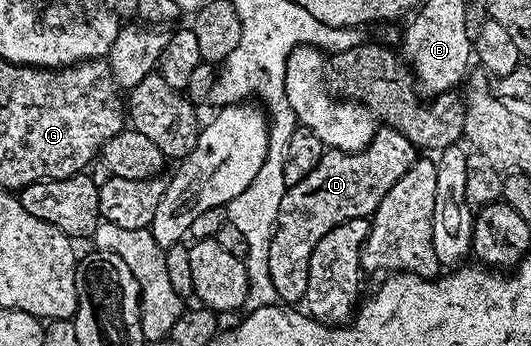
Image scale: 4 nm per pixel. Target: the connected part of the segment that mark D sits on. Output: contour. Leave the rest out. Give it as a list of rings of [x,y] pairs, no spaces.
[[[381,126],[374,133],[372,143],[366,145],[361,151],[337,151],[335,149],[325,150],[324,156],[298,181],[298,185],[287,188],[282,197],[282,205],[278,209],[276,218],[276,229],[272,233],[270,241],[270,277],[274,280],[276,298],[281,304],[296,305],[303,300],[306,293],[306,277],[310,265],[310,253],[314,253],[314,245],[330,233],[342,221],[347,219],[368,219],[378,209],[382,197],[390,193],[390,185],[410,169],[410,165],[418,157],[418,148],[408,140],[402,133],[398,133],[393,127]]]

